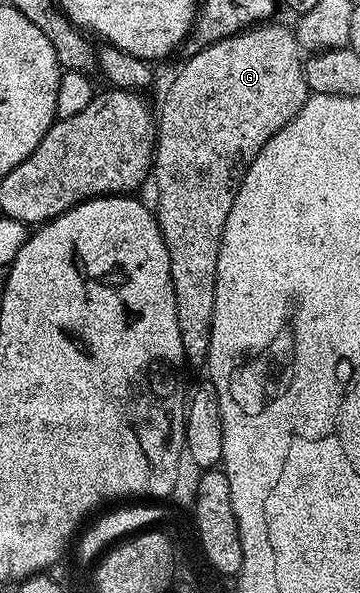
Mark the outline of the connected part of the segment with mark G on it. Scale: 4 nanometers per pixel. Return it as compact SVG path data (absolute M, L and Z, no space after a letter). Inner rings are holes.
M277 20L262 22L256 26L250 26L248 30L240 30L229 38L219 40L215 44L205 46L198 54L190 54L184 59L185 67L173 78L173 83L169 86L169 91L165 94L165 99L161 102L161 114L156 119L157 123L157 145L153 155L152 177L157 177L157 206L155 213L157 223L163 232L163 240L167 244L167 252L171 256L171 280L175 288L175 304L177 305L177 315L179 316L179 334L183 336L183 352L186 363L190 367L206 365L209 356L209 345L211 344L211 320L215 312L215 280L217 279L217 257L219 248L223 240L223 232L227 224L227 212L231 212L231 204L235 204L237 190L245 178L247 168L255 160L257 153L288 124L303 108L305 101L309 99L311 93L307 80L305 79L305 63L303 61L303 51L297 42L297 35L292 29L280 26Z

